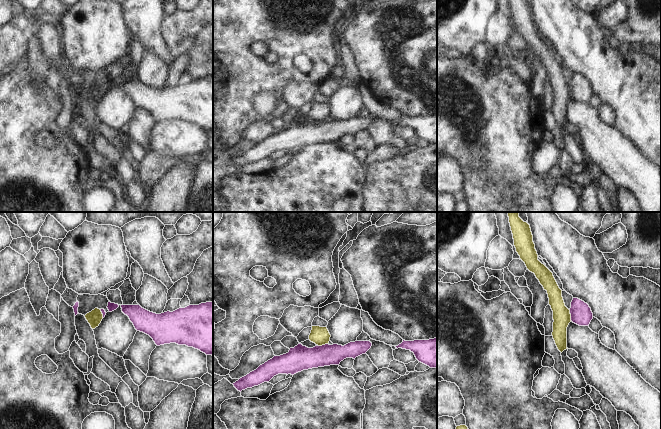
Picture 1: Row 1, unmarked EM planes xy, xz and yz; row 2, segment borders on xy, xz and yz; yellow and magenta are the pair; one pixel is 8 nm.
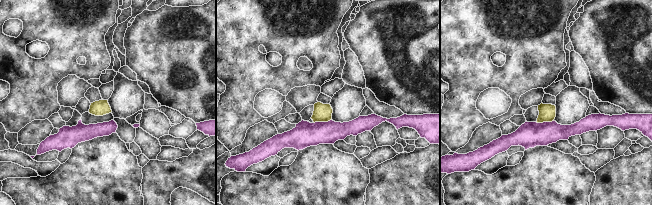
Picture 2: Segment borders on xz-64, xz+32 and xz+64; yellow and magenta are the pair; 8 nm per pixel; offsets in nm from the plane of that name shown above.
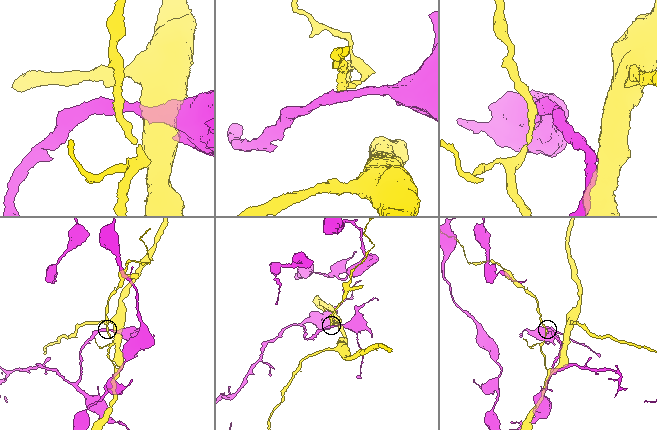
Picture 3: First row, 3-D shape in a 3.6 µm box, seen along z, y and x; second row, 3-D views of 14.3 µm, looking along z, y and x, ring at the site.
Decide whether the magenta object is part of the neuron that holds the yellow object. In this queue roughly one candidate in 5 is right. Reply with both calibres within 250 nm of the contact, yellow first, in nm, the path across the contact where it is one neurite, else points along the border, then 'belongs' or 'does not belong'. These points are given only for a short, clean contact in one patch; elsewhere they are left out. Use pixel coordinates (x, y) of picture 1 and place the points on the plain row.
calibres 140 and 170 nm; does not belong

